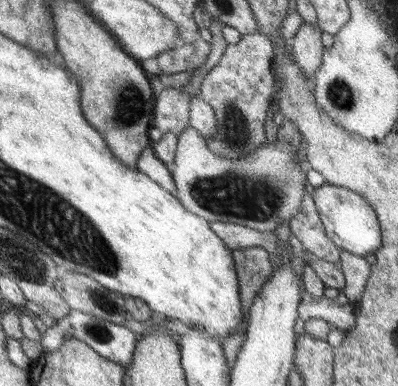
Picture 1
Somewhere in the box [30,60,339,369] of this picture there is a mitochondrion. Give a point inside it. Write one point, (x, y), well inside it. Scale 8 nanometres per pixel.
(254, 199)

